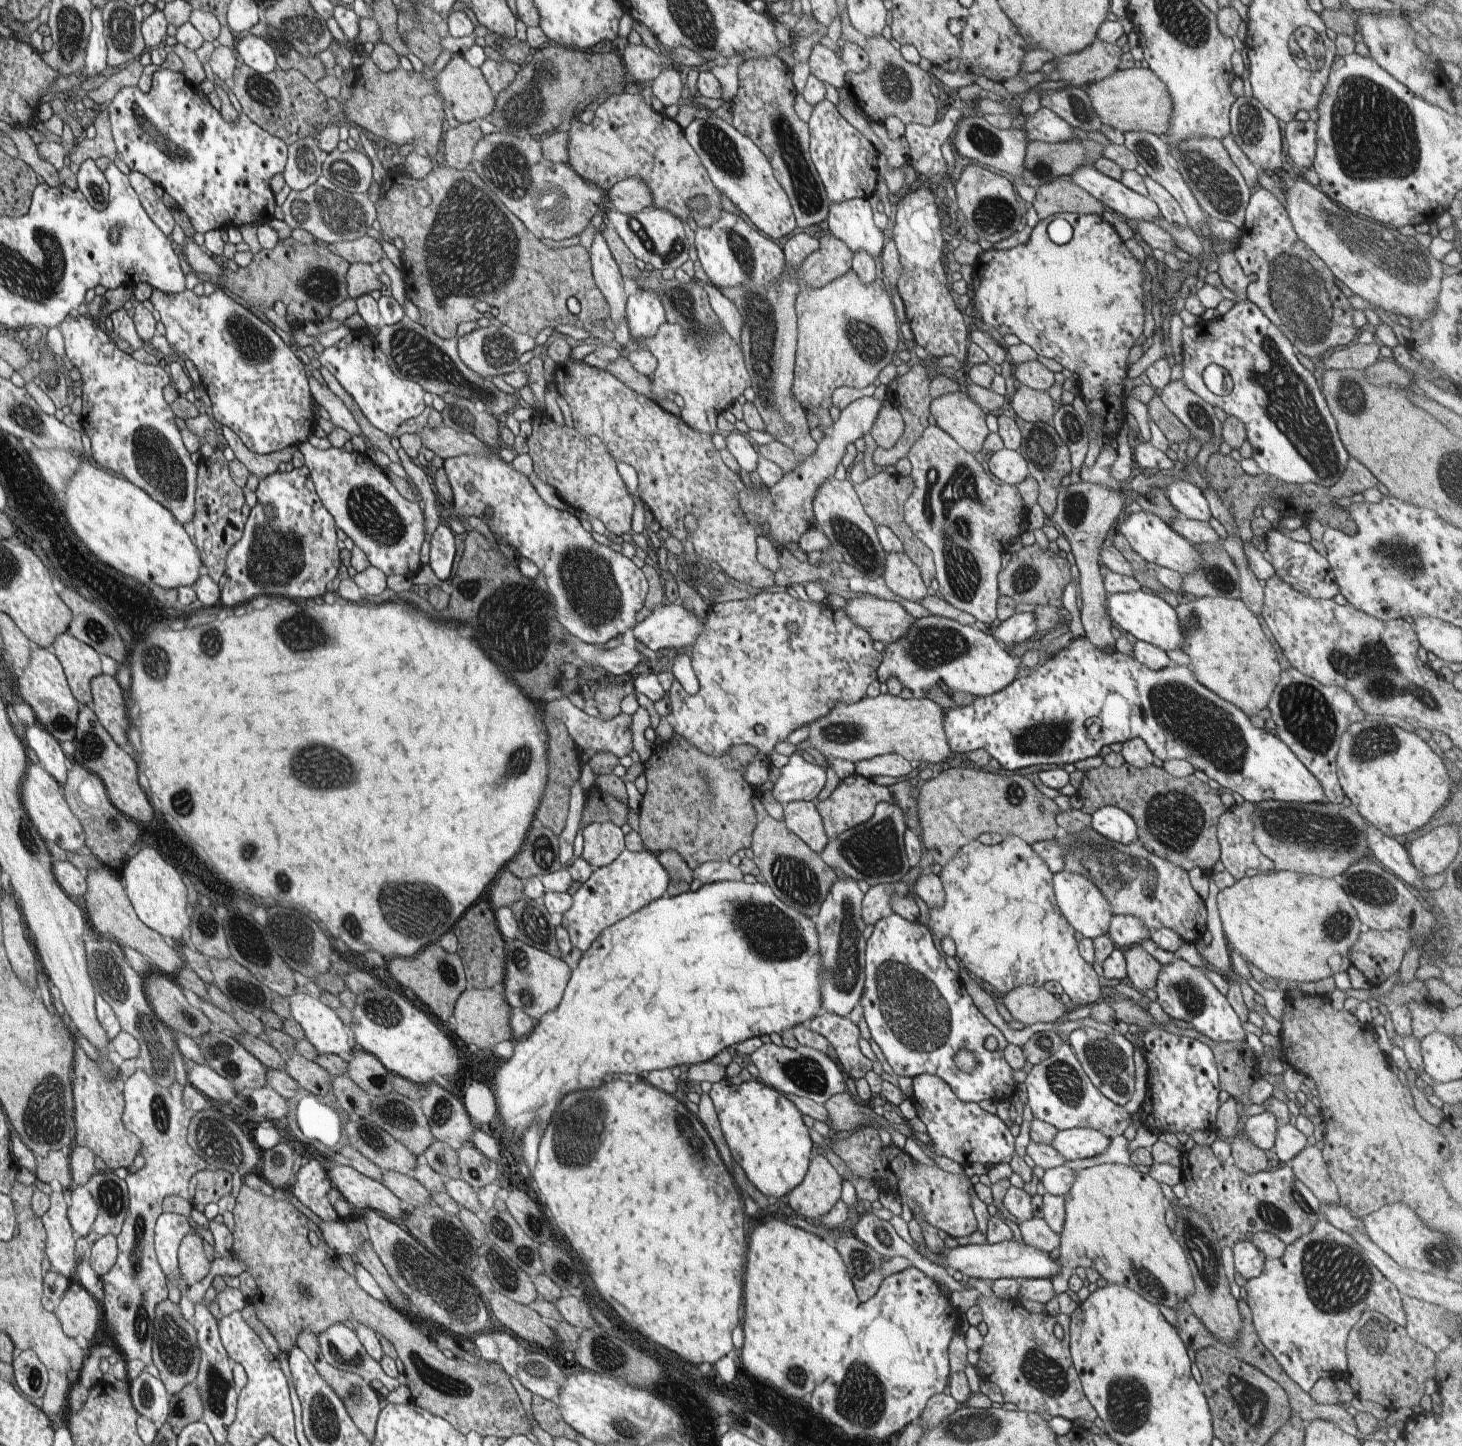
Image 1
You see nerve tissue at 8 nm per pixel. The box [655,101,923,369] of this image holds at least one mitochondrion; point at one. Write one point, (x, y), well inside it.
(808, 195)

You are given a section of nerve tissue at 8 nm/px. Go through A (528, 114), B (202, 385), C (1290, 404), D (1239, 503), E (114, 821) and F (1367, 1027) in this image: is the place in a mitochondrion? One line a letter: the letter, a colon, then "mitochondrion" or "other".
A: mitochondrion
B: other
C: mitochondrion
D: other
E: other
F: other

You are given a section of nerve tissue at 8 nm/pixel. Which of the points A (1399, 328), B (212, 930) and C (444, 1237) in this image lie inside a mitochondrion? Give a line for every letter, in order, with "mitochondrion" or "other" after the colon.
A: other
B: mitochondrion
C: mitochondrion

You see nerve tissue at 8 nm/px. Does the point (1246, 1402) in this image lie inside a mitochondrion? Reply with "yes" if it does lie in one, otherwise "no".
no

